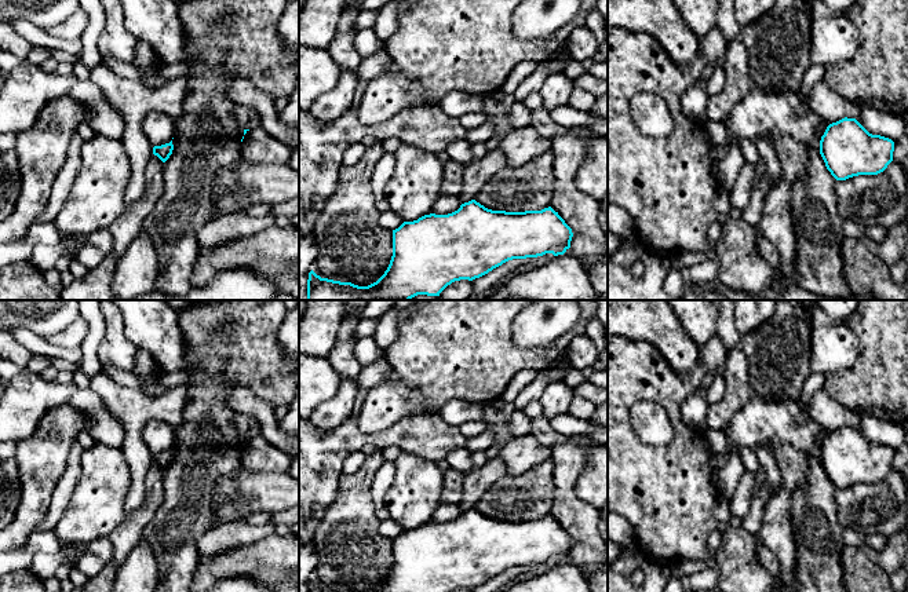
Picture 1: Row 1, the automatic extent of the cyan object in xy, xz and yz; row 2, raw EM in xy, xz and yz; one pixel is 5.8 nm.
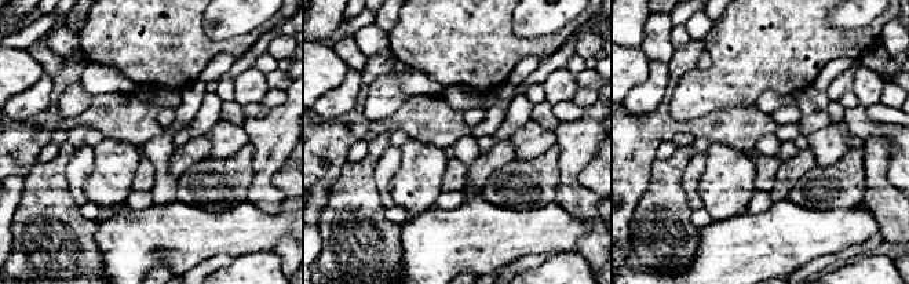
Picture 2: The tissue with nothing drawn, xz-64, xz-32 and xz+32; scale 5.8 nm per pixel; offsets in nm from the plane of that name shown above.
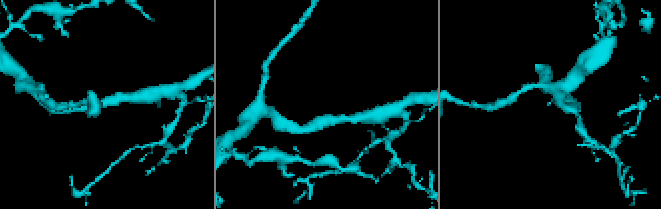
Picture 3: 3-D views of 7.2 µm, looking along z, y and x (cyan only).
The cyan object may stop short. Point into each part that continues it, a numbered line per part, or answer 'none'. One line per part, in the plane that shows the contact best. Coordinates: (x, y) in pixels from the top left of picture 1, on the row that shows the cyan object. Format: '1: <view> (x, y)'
none

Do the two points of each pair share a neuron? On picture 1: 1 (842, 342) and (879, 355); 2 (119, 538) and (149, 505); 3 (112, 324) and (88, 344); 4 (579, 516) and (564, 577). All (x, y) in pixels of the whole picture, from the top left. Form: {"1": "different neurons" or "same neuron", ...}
{"1": "different neurons", "2": "same neuron", "3": "different neurons", "4": "different neurons"}

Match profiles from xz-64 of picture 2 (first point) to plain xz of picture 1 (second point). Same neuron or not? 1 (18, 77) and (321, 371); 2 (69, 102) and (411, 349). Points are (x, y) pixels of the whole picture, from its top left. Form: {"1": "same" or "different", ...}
{"1": "same", "2": "same"}

